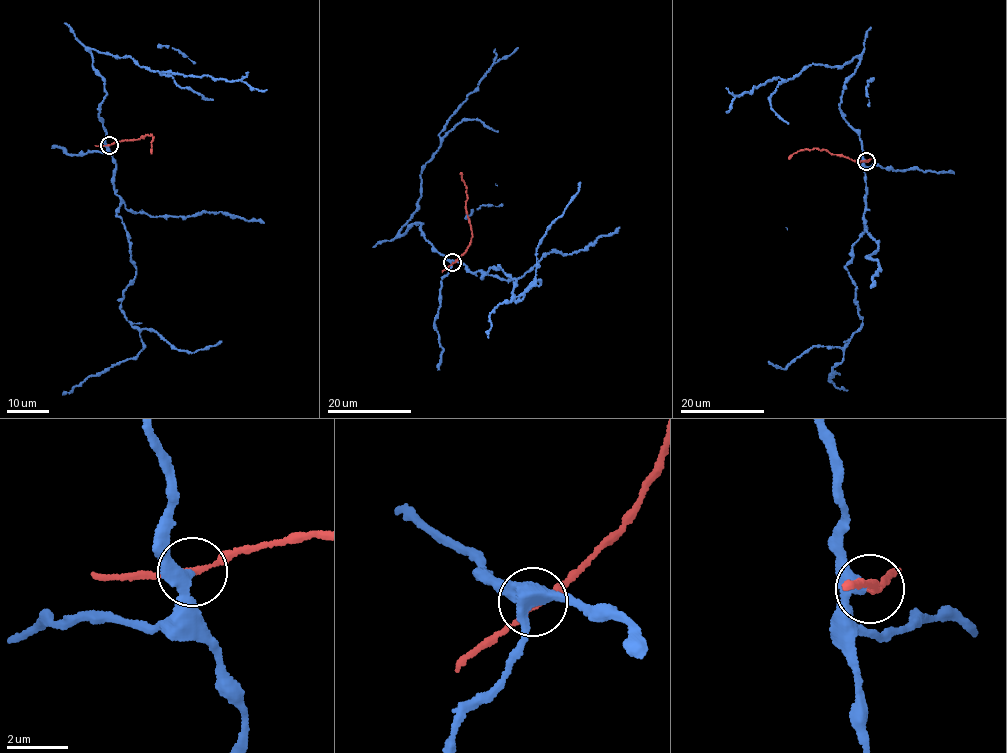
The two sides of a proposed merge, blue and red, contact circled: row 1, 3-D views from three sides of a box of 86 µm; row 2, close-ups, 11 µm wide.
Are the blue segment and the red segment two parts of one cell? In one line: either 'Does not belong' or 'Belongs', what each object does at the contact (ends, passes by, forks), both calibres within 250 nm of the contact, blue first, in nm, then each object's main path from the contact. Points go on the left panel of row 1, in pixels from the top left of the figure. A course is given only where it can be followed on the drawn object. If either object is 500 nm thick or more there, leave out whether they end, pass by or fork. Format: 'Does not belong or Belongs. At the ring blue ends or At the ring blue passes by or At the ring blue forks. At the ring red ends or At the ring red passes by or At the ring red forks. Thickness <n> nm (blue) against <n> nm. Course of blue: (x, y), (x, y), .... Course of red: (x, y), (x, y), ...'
Does not belong. At the ring blue passes by. At the ring red passes by. Thickness 320 nm (blue) against 160 nm. Course of blue: (109, 145), (98, 114), (104, 79), (93, 64), (91, 49), (129, 56), (161, 74), (208, 75), (267, 90). Course of red: (108, 144), (152, 135), (151, 153)

